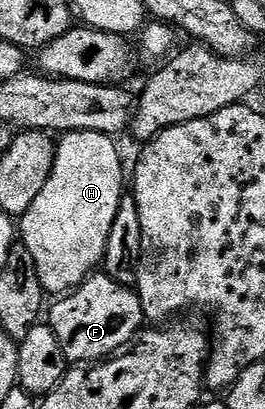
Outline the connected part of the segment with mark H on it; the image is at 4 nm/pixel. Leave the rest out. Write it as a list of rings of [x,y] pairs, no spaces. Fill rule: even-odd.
[[[71,132],[60,135],[57,155],[51,176],[43,184],[43,192],[35,196],[35,204],[19,218],[19,238],[35,259],[35,272],[46,295],[64,296],[70,290],[84,284],[85,279],[102,265],[107,236],[111,236],[111,224],[115,224],[115,212],[123,197],[121,185],[126,185],[127,170],[121,167],[121,154],[112,137],[99,132]]]

